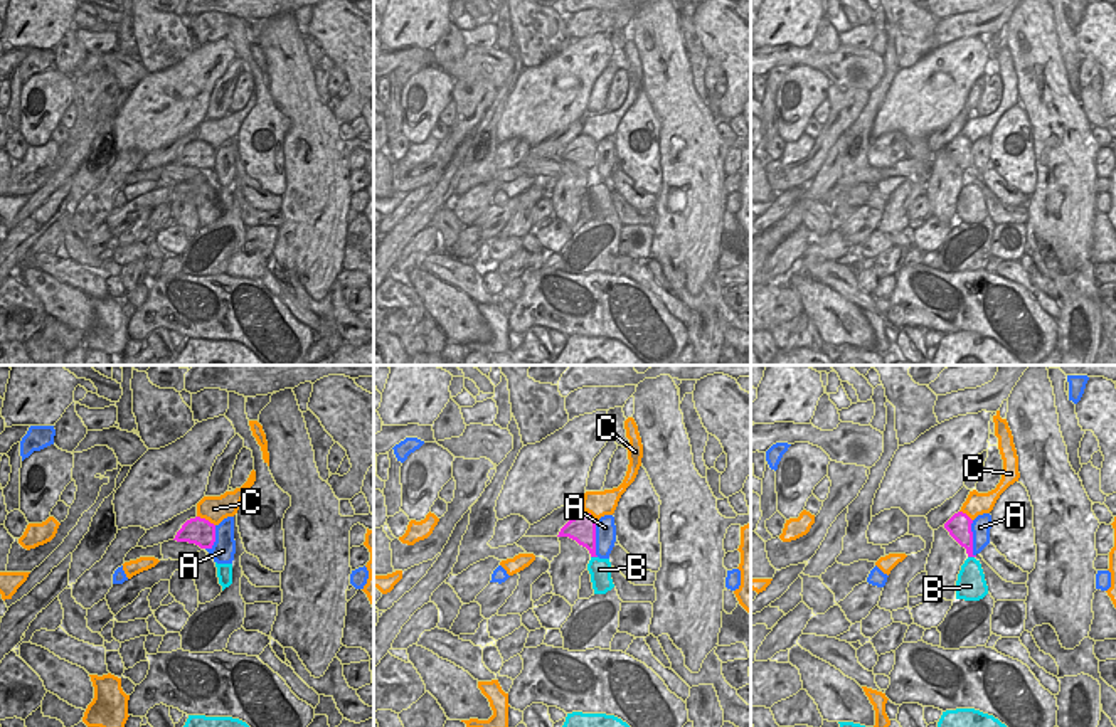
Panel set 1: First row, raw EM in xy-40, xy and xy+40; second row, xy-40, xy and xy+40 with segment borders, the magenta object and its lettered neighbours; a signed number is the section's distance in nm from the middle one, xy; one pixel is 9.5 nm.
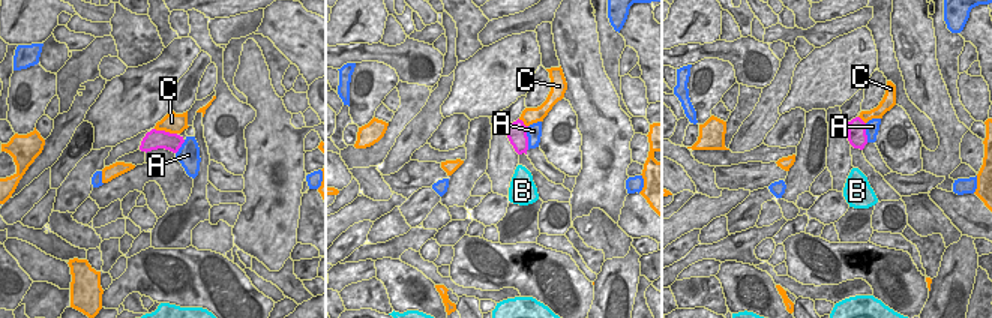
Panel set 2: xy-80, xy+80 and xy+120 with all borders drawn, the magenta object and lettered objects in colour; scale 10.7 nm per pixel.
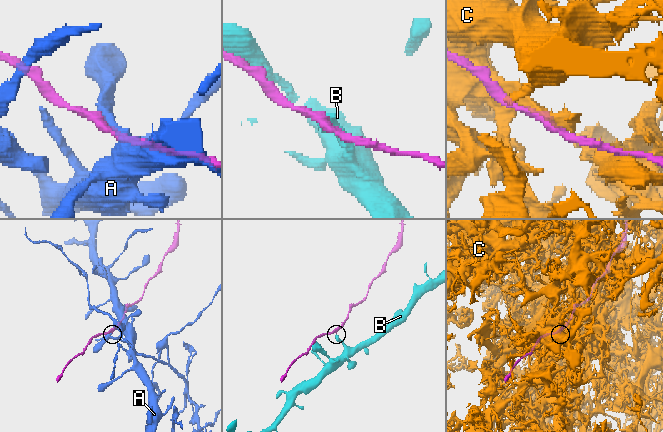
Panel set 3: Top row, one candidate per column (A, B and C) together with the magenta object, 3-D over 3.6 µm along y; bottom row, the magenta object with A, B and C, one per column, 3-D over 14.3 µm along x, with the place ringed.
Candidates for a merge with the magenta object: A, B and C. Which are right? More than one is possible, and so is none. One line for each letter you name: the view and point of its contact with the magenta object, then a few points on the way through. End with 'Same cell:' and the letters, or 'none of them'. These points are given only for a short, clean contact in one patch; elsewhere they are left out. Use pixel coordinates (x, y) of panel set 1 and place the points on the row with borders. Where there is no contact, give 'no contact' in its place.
Same cell: none of them

